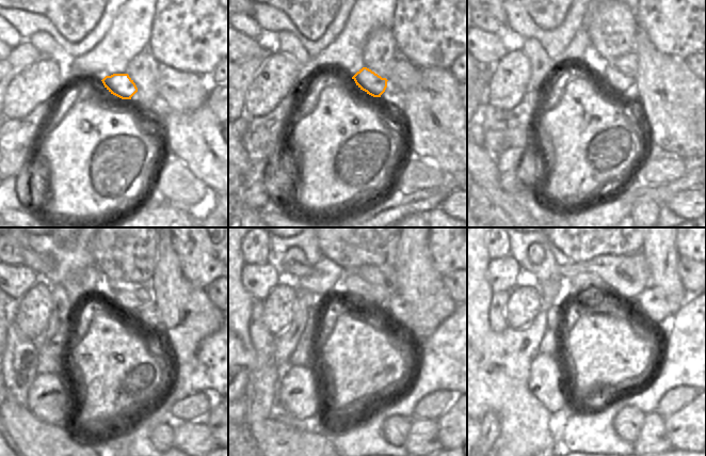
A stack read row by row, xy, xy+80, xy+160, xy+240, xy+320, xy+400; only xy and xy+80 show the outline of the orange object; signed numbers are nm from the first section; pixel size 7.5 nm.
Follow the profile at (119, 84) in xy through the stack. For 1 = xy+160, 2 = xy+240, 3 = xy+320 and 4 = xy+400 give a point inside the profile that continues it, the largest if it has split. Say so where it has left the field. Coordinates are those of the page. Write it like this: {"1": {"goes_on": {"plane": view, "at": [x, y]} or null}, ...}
{"1": {"goes_on": {"plane": "xy+160", "at": [618, 82]}}, "2": {"goes_on": {"plane": "xy+240", "at": [149, 316]}}, "3": {"goes_on": {"plane": "xy+320", "at": [396, 307]}}, "4": {"goes_on": {"plane": "xy+400", "at": [652, 302]}}}

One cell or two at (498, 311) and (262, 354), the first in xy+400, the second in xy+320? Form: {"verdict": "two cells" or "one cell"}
{"verdict": "one cell"}

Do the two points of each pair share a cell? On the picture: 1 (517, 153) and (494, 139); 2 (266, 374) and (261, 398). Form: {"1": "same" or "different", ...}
{"1": "different", "2": "same"}

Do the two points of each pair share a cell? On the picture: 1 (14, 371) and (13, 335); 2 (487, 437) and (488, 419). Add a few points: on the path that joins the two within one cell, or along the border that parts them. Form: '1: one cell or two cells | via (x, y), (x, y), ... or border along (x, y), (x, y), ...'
1: one cell | via (14, 362), (14, 344)
2: one cell | via (488, 433), (488, 423)

